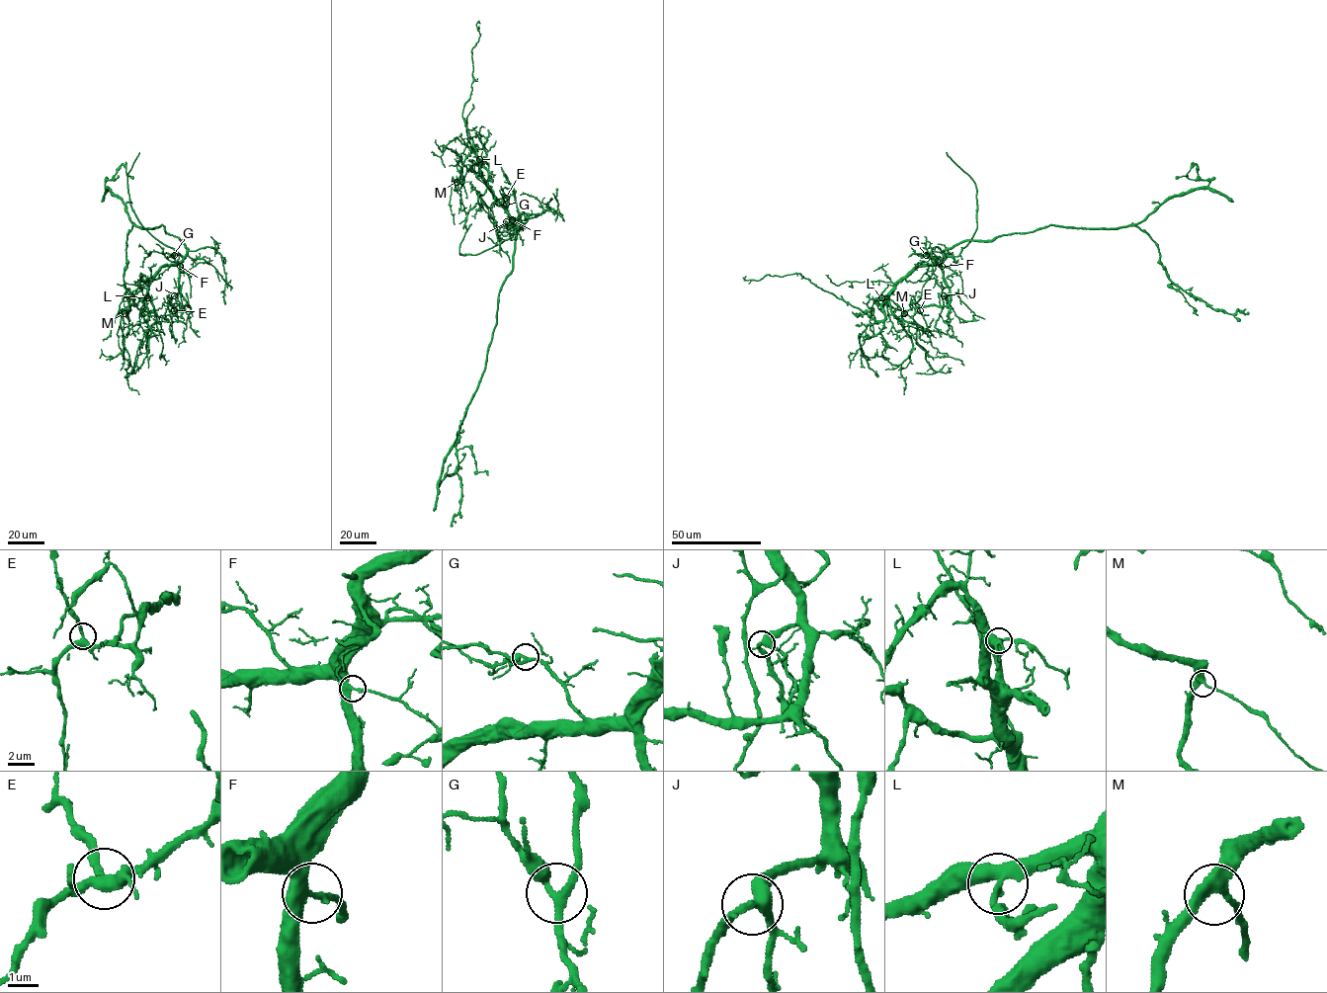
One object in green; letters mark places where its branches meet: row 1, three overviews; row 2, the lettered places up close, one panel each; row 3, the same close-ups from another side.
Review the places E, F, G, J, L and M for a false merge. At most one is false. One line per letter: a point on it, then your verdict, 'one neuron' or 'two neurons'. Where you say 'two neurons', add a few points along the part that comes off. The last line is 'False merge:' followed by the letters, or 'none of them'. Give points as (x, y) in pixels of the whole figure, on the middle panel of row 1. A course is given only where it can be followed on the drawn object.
E: at (506, 198); one neuron
F: at (512, 219); one neuron
G: at (506, 204); one neuron
J: at (506, 221); one neuron
L: at (479, 159); one neuron
M: at (456, 182); one neuron
False merge: none of them

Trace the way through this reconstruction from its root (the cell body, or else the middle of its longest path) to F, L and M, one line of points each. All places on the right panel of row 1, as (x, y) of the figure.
F: (984, 240), (963, 240), (947, 248), (943, 252), (942, 266)
L: (984, 240), (963, 240), (947, 248), (939, 263), (918, 265), (881, 297)
M: (984, 240), (963, 240), (947, 248), (939, 263), (918, 265), (886, 294), (873, 299), (904, 313)

